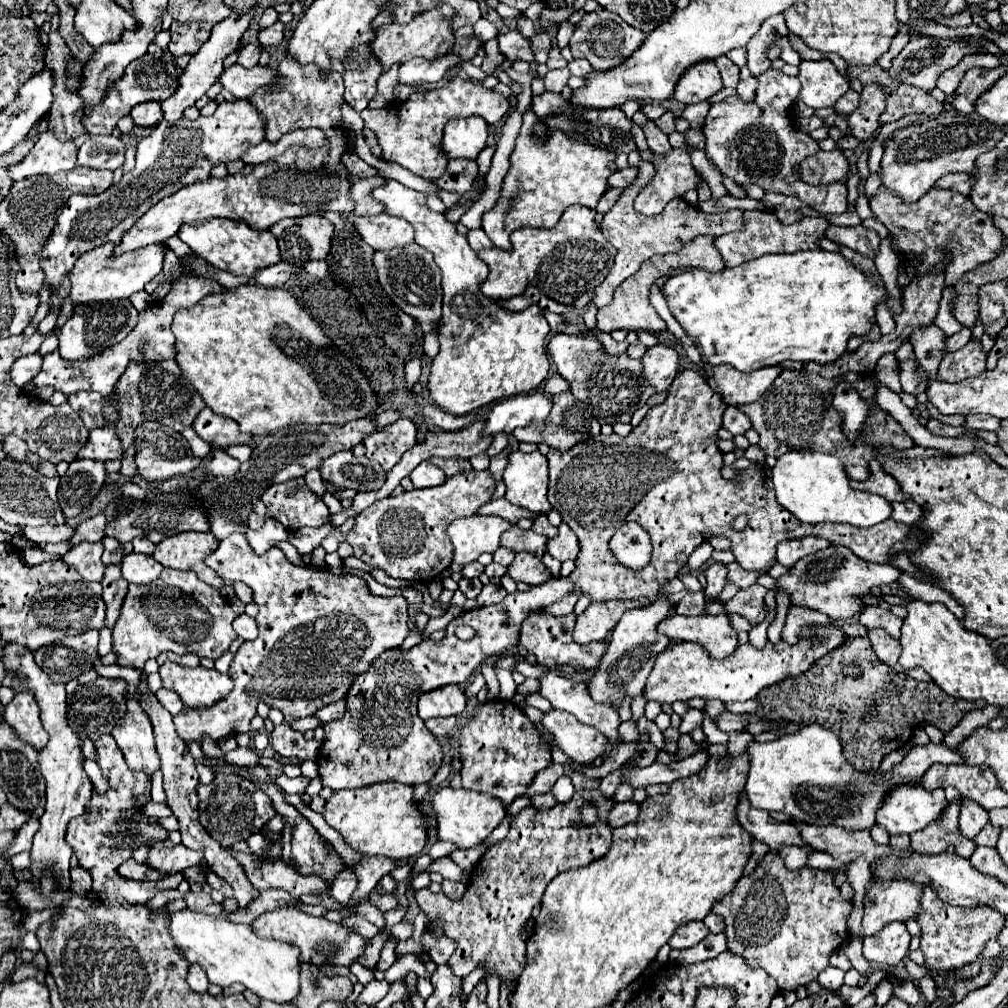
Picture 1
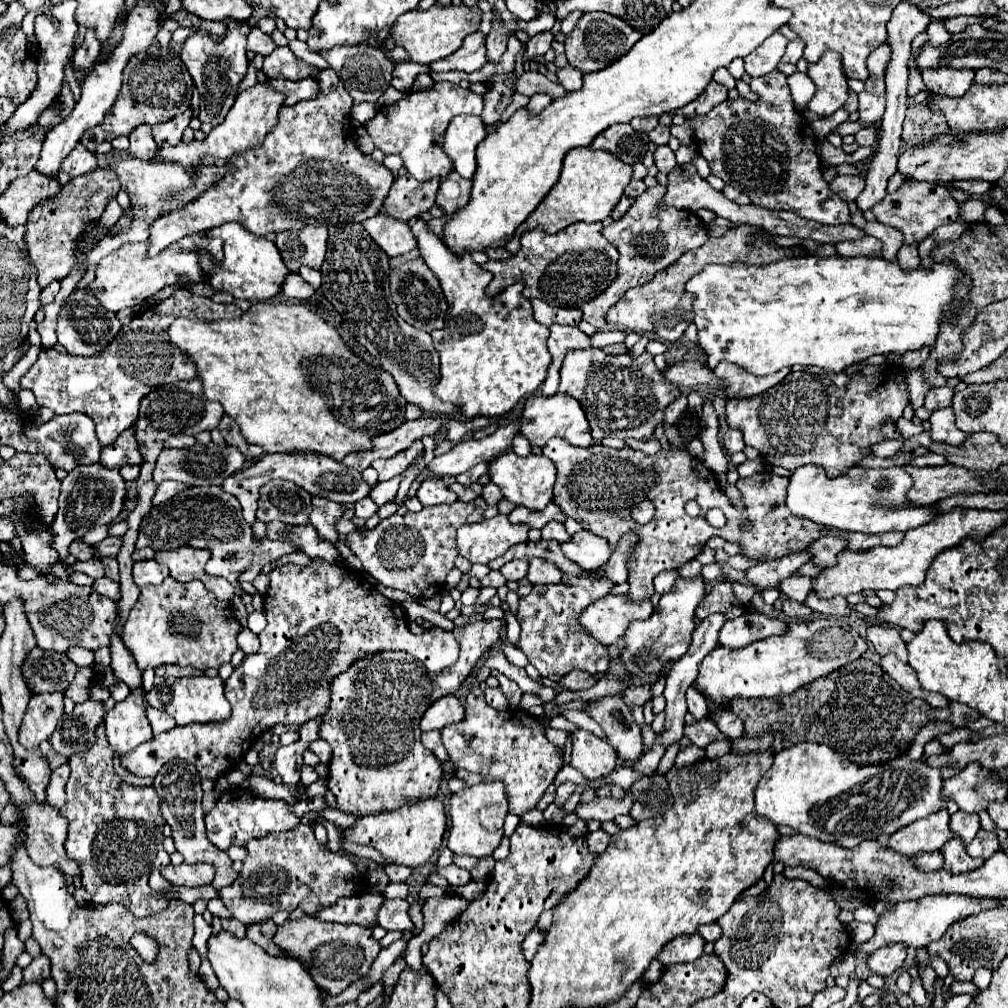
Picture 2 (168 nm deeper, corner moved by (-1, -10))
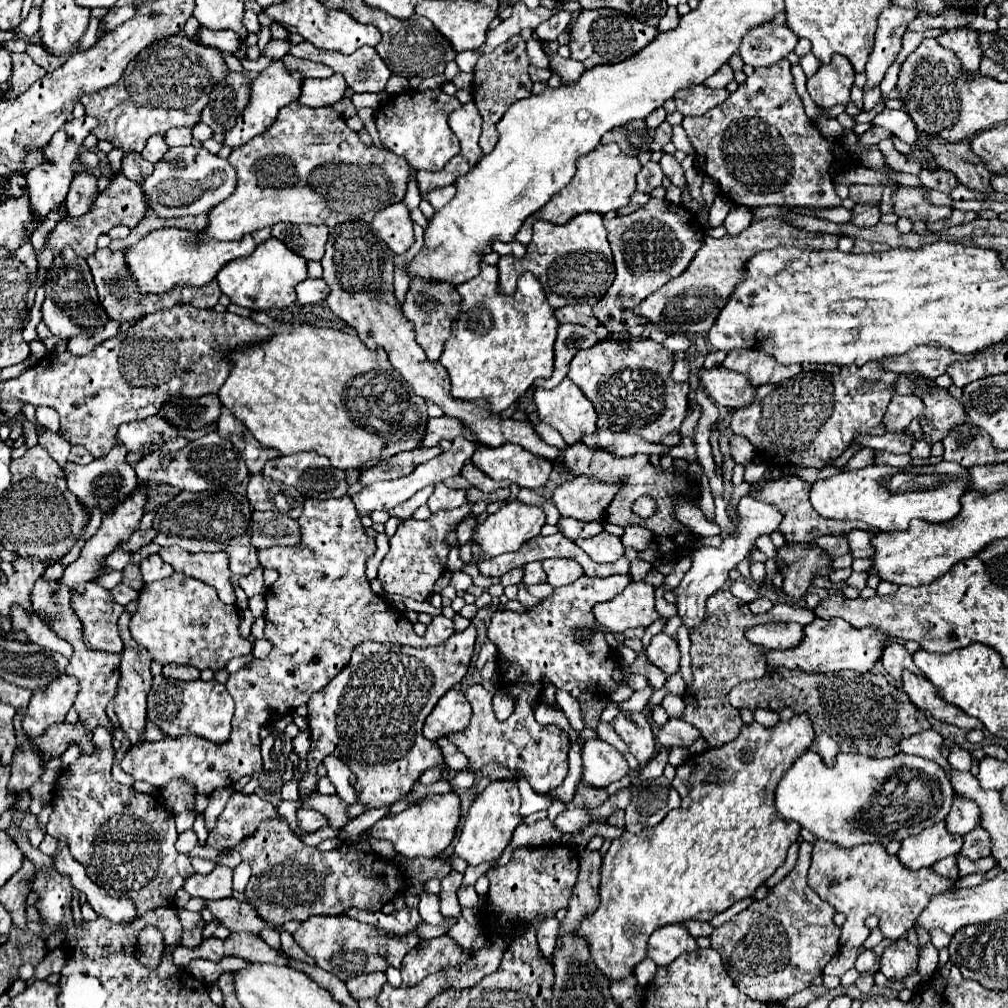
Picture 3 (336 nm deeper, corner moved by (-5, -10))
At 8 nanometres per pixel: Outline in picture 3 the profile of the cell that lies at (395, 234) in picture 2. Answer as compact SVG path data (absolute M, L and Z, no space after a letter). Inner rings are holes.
M394 203L376 213L372 227L378 231L382 241L396 253L404 253L414 243L412 221L408 217L408 209L404 203Z

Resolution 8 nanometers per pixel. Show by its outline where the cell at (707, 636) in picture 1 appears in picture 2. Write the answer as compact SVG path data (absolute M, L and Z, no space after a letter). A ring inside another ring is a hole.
M762 613L740 615L738 619L730 619L724 623L718 635L718 645L726 649L742 649L754 641L760 641L772 635L782 635L784 631L786 631L786 623L780 619L774 619L774 617L770 619Z

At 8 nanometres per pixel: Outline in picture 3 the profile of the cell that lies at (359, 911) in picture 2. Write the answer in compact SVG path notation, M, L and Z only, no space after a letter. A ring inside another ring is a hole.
M406 907L402 911L392 911L390 915L384 915L382 911L368 913L368 911L360 911L360 909L350 909L348 917L358 919L362 923L370 923L374 927L382 927L384 931L390 931L390 933L396 933L396 935L412 933L422 923L420 913L414 907L412 909Z

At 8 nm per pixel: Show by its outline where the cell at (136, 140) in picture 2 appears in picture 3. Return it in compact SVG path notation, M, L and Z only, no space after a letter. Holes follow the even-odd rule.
M128 153L124 159L122 159L122 173L128 177L128 179L134 179L136 183L142 183L142 179L146 179L146 175L152 173L152 163L150 161L144 161L140 157L140 153Z

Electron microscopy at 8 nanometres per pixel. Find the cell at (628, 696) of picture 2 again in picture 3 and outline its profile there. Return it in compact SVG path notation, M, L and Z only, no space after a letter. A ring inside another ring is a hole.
M658 633L656 637L652 637L650 647L646 649L648 659L652 659L654 665L658 665L668 677L672 673L678 671L680 667L680 649L678 649L678 641L666 633Z

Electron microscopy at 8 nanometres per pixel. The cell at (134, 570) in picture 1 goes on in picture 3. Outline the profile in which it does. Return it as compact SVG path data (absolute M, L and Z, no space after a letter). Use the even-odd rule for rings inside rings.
M150 555L146 557L142 563L140 563L140 569L142 569L142 577L144 577L144 583L152 583L152 581L158 581L158 579L164 579L168 575L174 573L174 569L164 563L160 559L160 555Z

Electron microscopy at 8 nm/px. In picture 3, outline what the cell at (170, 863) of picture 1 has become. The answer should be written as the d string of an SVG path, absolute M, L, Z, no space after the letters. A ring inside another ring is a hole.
M214 867L210 875L192 875L186 879L184 889L192 897L202 899L224 899L232 897L232 869Z

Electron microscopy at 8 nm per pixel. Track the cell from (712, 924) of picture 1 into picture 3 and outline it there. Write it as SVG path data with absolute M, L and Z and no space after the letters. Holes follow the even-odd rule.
M692 919L692 921L686 921L682 925L686 927L686 931L692 937L710 937L710 933L712 933L712 925L710 923L694 923L694 919Z

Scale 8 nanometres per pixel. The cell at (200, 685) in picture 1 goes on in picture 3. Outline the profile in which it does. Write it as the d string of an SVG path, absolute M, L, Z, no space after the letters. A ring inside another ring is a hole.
M156 675L152 681L152 689L148 695L148 721L154 721L156 727L162 729L164 737L184 737L196 735L204 737L212 743L226 743L230 737L230 721L234 715L234 701L226 687L212 681L176 681L164 675Z

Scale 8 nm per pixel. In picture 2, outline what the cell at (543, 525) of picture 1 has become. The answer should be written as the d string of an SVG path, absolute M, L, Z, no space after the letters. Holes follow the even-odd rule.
M554 521L554 523L548 523L548 525L542 529L542 539L554 539L554 541L558 541L558 543L564 543L564 541L570 539L570 535L566 533L566 529L564 529L562 523Z

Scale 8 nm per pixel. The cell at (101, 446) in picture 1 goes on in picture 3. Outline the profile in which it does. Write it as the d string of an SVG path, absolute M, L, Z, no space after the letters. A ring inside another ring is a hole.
M159 415L122 423L118 431L118 441L122 441L128 451L146 451L150 443L164 443L174 437L178 437L177 428Z

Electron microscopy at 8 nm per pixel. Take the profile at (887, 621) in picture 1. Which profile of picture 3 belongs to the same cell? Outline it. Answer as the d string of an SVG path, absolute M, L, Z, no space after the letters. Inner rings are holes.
M890 643L890 645L884 649L884 653L882 653L882 665L884 665L886 673L888 673L894 681L898 681L898 683L902 683L902 671L904 671L904 669L908 669L908 671L912 671L912 673L916 673L916 675L922 675L922 671L918 671L918 667L914 665L912 655L910 655L910 653L904 649L904 645L900 645L900 643Z

